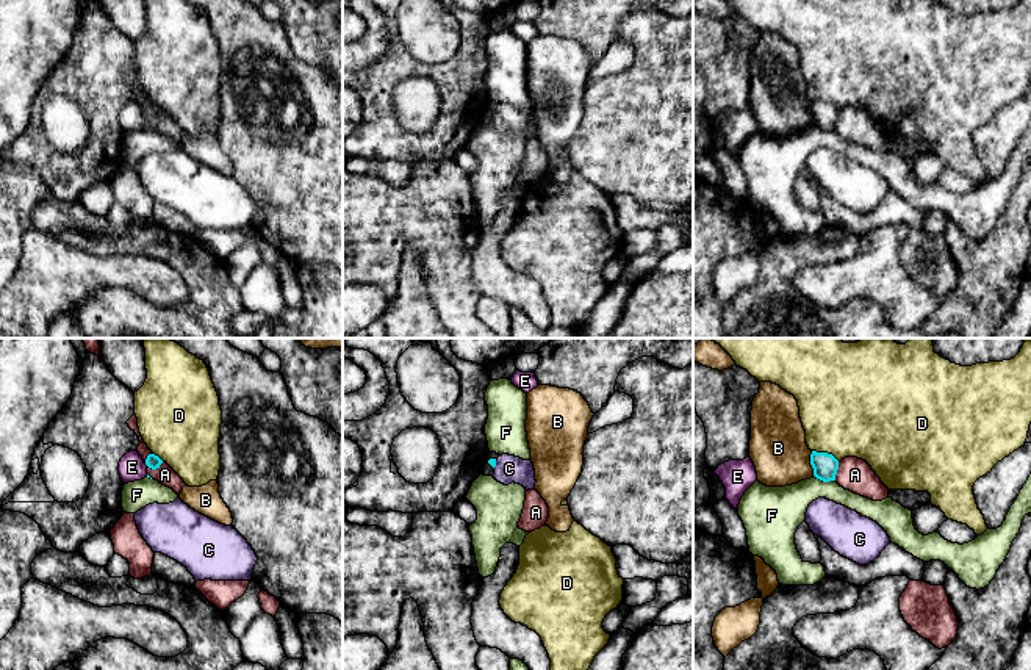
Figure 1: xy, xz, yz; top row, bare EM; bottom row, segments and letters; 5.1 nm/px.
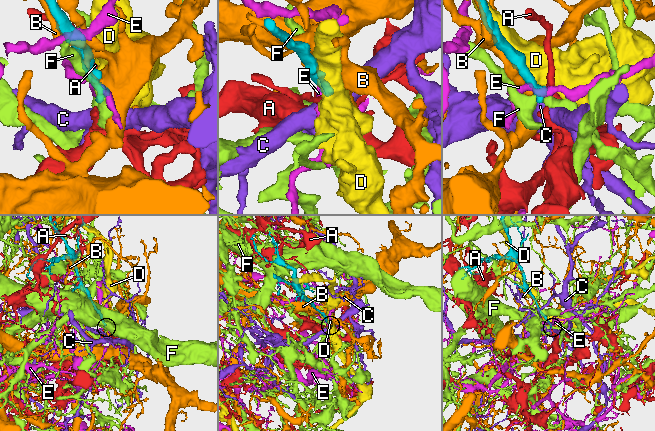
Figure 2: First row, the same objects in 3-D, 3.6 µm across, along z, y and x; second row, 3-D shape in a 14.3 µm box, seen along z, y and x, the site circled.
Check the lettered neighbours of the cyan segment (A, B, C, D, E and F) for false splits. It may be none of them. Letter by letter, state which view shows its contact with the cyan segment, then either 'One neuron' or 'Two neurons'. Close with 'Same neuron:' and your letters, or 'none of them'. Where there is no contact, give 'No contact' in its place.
A: Touches cyan in yz. Two neurons
B: Touches cyan in yz. Two neurons
C: Touches cyan in xz. One neuron
D: Touches cyan in yz. Two neurons
E: No contact. Two neurons
F: Touches cyan in yz. Two neurons
Same neuron: C

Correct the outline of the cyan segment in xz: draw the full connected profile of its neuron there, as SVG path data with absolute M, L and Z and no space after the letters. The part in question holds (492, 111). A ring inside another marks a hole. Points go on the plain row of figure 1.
M502 103L498 108L490 108L488 113L494 117L493 127L508 135L519 133L527 139L535 139L535 119L532 110L523 110L515 105Z

